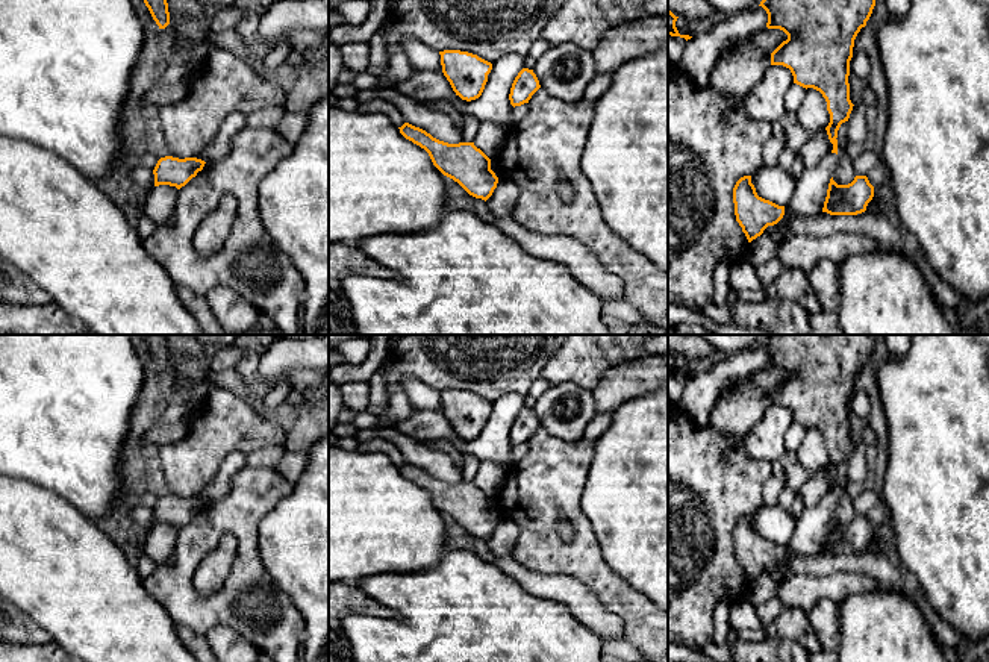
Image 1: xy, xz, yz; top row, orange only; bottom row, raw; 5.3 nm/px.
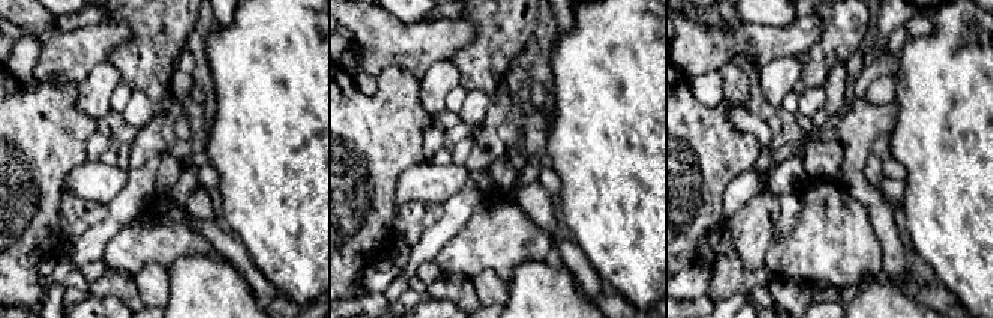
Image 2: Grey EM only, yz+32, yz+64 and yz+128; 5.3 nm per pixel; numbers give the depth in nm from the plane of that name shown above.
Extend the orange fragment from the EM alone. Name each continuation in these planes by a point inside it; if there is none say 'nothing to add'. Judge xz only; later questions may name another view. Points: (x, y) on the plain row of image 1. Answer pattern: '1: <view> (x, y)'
nothing to add

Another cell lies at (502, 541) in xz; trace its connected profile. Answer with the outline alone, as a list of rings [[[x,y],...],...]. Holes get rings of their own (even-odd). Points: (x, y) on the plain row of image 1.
[[[498,517],[497,527],[494,529],[492,535],[486,539],[488,547],[495,556],[510,554],[516,539],[518,539],[518,526],[516,523]]]

